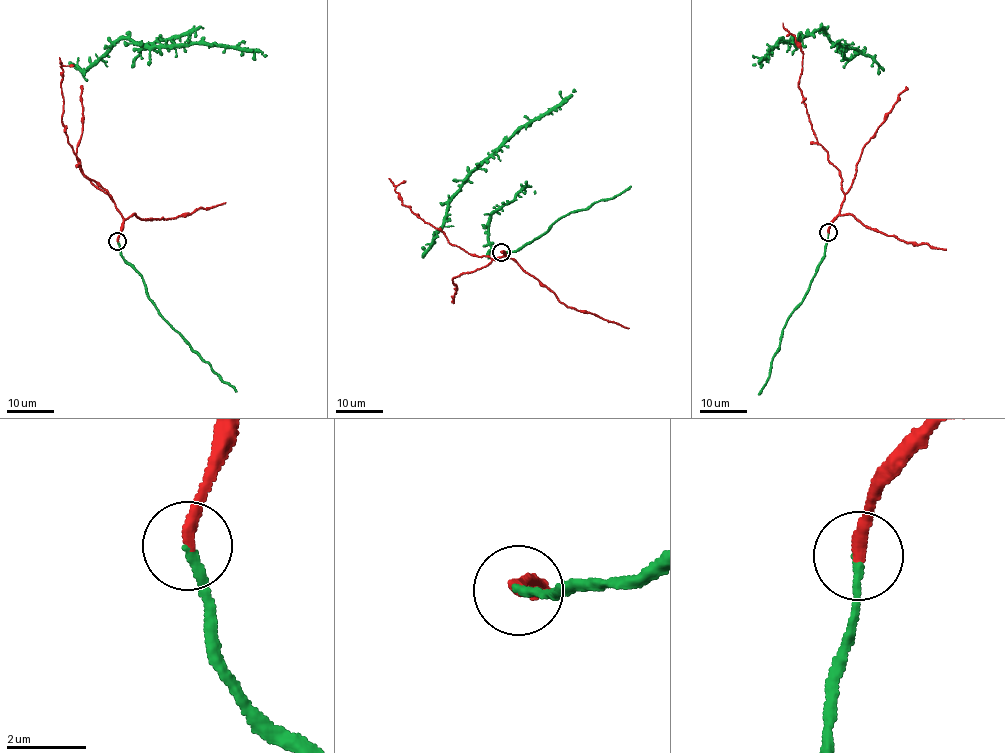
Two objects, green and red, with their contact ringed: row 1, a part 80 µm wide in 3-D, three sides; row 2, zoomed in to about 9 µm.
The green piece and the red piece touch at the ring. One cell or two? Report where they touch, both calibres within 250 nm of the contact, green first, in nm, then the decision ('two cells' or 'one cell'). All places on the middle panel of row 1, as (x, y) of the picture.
(501, 252) | 200/320 nm | one cell

